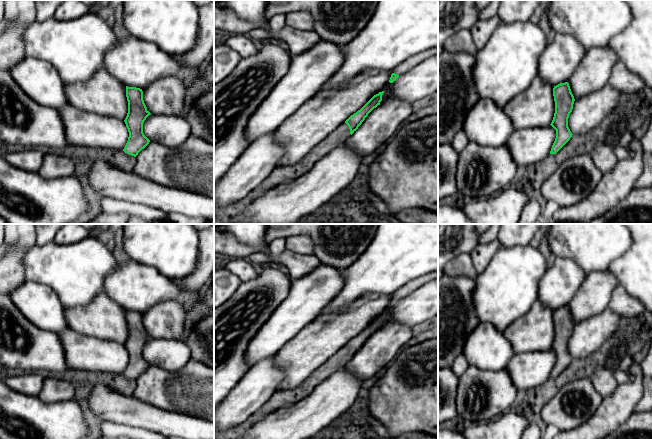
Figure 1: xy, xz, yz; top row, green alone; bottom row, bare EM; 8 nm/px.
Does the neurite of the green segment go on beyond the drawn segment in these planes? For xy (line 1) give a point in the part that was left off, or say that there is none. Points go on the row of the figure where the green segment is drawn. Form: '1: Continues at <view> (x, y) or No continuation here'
1: No continuation here

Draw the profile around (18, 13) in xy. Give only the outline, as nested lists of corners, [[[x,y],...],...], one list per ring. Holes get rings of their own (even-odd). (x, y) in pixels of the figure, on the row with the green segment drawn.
[[[5,0],[4,20],[7,27],[0,36],[0,70],[10,70],[25,57],[22,33],[28,23],[36,20],[35,0]]]

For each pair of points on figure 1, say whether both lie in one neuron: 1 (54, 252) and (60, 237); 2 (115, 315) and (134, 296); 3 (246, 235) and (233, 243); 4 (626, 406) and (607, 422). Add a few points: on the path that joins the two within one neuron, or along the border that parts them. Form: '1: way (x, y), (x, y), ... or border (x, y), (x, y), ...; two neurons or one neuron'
1: border (81, 240), (65, 244), (56, 244), (52, 241); two neurons
2: border (104, 292), (126, 309); two neurons
3: border (227, 234), (233, 235), (255, 251); two neurons
4: way (621, 408), (612, 417); one neuron

